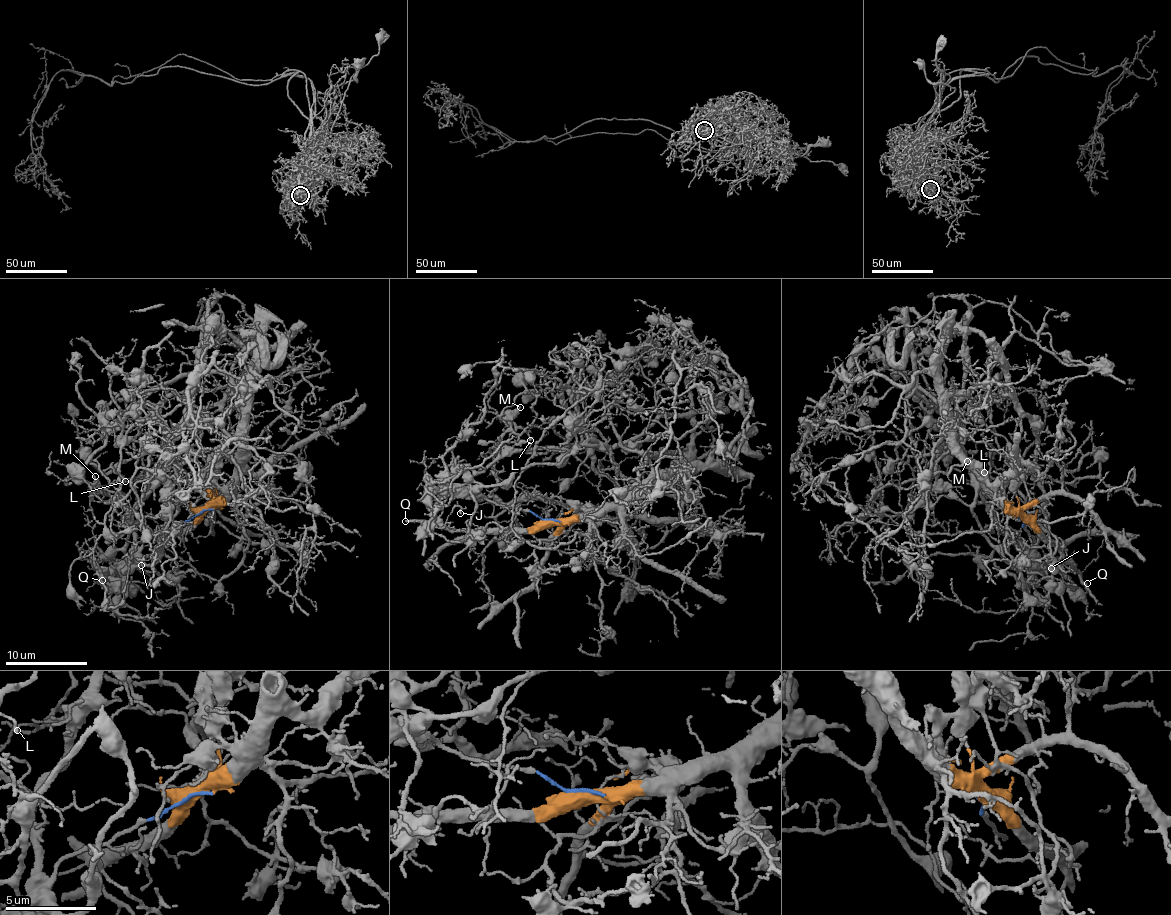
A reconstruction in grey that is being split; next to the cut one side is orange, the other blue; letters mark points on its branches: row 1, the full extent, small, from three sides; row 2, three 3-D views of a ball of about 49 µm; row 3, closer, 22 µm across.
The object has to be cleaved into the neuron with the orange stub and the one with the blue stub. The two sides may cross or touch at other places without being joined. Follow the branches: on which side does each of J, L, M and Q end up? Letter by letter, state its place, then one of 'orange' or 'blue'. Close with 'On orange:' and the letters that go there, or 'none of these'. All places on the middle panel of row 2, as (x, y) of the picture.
J: place (460, 513); orange
L: place (530, 440); blue
M: place (520, 407); blue
Q: place (405, 521); orange
On orange: J, Q

